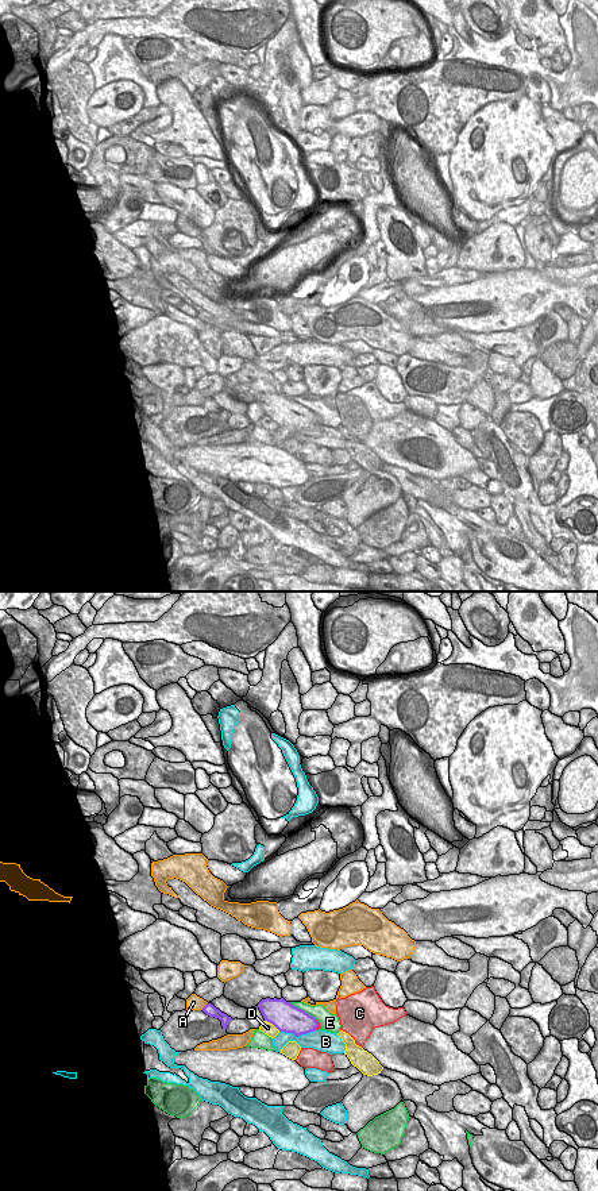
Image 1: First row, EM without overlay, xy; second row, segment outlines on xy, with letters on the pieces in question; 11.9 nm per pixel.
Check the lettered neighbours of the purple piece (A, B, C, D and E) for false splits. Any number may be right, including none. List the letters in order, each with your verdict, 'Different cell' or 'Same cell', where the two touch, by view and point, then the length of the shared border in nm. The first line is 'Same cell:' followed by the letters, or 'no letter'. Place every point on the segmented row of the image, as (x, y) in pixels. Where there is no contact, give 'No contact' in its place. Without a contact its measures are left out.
Same cell: D
A: Different cell. Touches purple at xy (204, 1006). Shared border 120 nm
B: Different cell. Touches purple at xy (297, 1036). Shared border 440 nm
C: Different cell. Touches purple at xy (317, 1025). Shared border 130 nm
D: Same cell. Touches purple at xy (273, 1024). Shared border 240 nm
E: Different cell. Touches purple at xy (303, 1010). Shared border 380 nm

